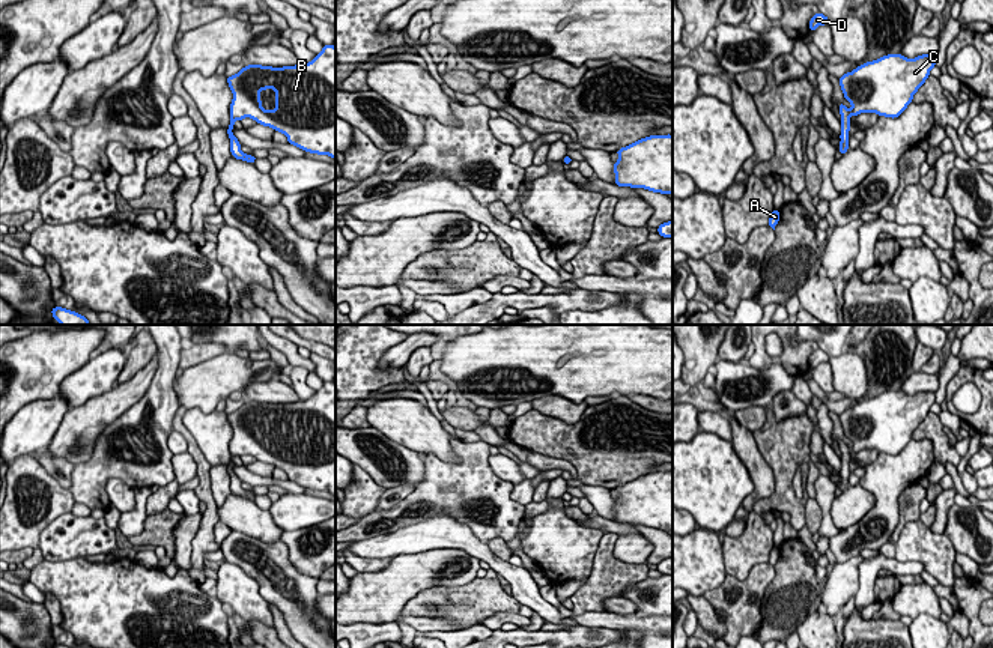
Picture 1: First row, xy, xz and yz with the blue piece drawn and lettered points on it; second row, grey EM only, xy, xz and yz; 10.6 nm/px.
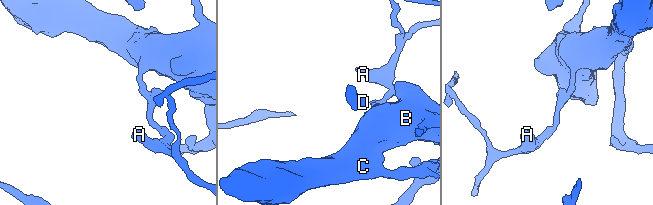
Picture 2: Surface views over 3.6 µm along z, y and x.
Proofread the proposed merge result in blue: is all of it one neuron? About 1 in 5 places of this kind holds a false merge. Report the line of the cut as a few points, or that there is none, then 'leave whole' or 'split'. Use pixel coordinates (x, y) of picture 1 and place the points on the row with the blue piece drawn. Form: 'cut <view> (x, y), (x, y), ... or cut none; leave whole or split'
cut none; leave whole

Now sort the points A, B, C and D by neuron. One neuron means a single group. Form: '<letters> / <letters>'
A B C D

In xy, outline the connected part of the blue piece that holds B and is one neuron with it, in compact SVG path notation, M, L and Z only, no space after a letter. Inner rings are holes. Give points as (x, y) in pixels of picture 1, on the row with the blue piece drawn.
M323 45L316 57L295 66L244 66L227 77L233 93L230 104L230 153L253 162L254 155L241 150L232 129L236 120L250 117L287 137L287 143L305 152L336 159L336 47ZM275 90L275 108L265 110L260 92Z

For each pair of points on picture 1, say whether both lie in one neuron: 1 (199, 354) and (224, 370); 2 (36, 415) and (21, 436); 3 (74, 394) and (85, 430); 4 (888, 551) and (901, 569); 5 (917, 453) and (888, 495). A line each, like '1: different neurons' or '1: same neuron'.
1: different neurons
2: same neuron
3: different neurons
4: different neurons
5: same neuron

